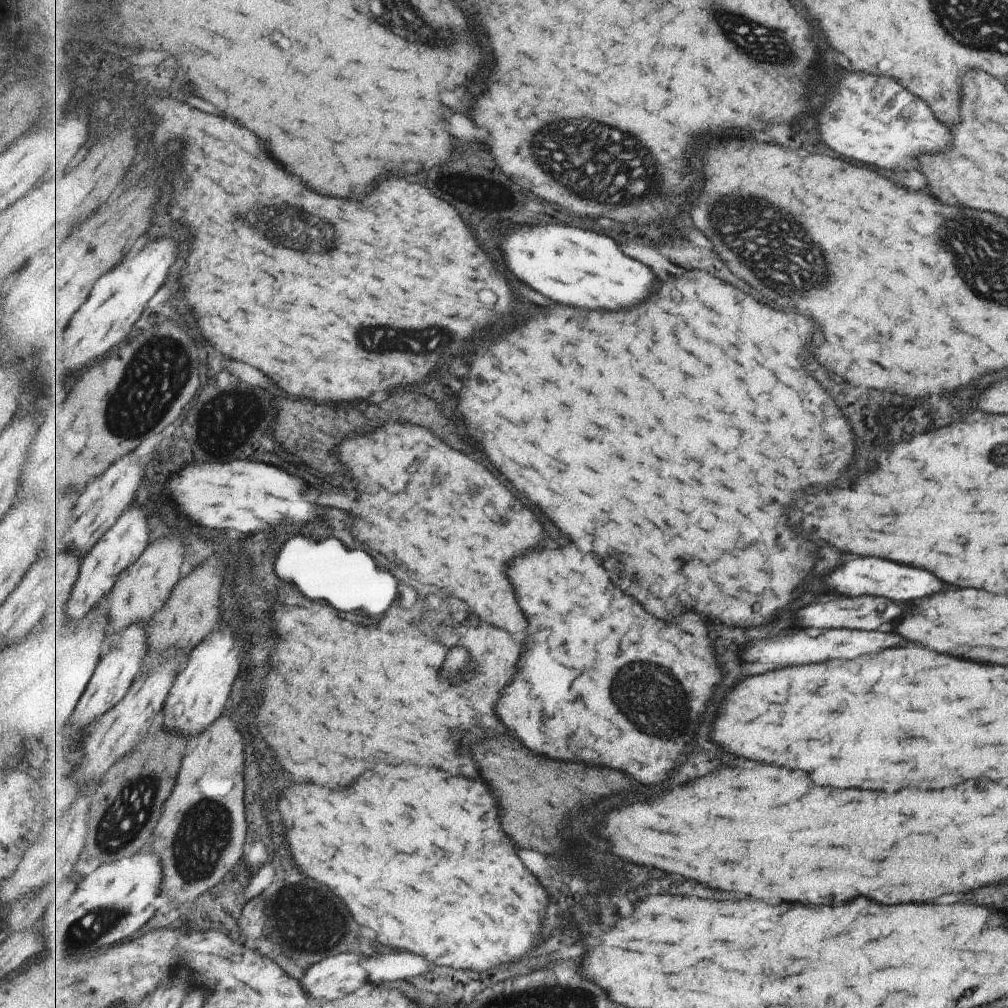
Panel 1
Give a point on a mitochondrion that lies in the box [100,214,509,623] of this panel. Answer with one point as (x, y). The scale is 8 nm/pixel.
(151, 383)

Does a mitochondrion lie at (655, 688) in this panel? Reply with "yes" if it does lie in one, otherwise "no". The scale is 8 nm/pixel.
yes

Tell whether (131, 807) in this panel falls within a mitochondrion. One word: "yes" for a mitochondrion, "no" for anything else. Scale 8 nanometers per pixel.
yes

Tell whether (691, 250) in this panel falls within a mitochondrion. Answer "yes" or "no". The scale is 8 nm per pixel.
yes

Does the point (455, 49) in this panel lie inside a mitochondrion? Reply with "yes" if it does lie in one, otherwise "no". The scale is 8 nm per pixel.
yes

